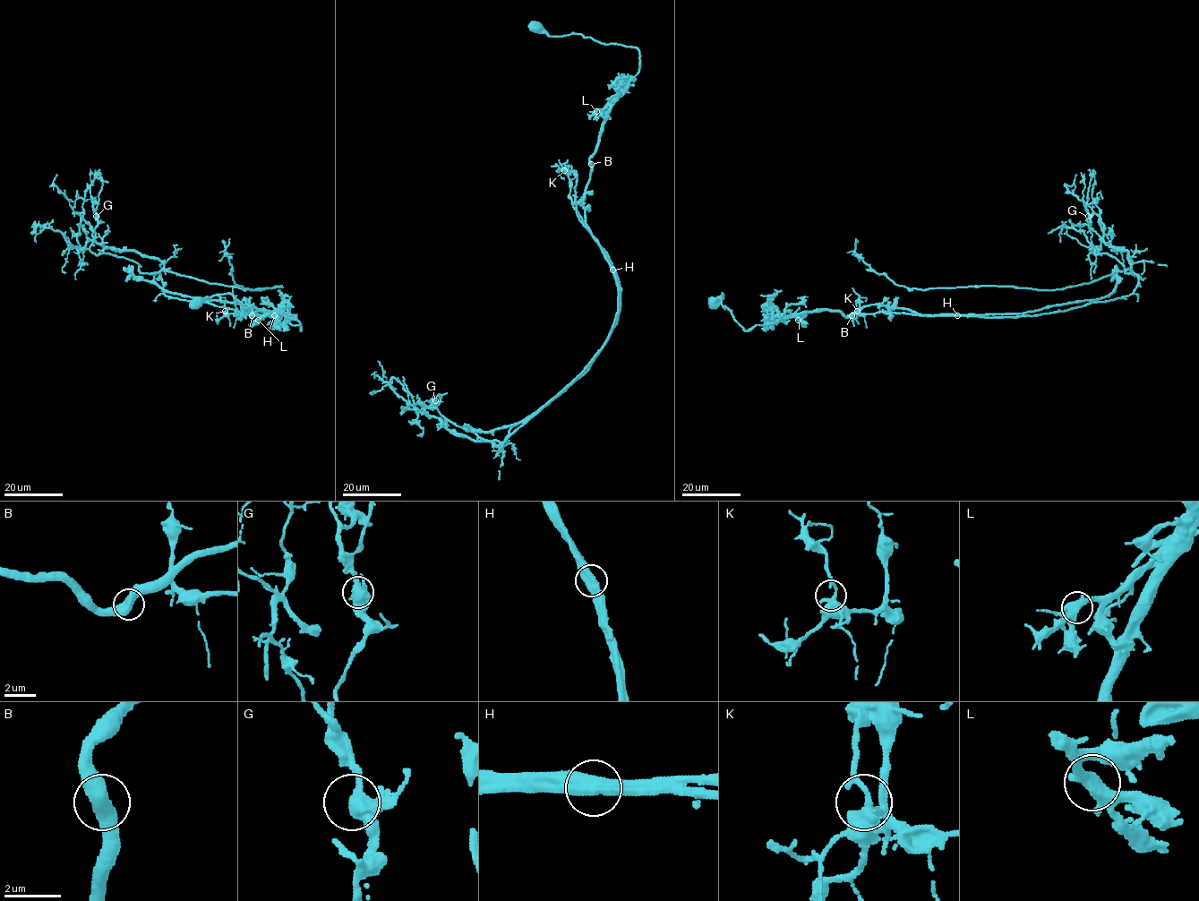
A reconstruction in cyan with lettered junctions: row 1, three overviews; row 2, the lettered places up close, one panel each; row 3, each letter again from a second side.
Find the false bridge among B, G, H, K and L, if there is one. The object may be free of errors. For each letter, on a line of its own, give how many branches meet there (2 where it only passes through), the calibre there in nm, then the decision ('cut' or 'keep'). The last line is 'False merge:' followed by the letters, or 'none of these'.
B: 2 | 550 nm | keep
G: 2 | 480 nm | keep
H: 2 | 550 nm | cut
K: 2 | 480 nm | keep
L: 2 | 550 nm | keep
False merge: H

